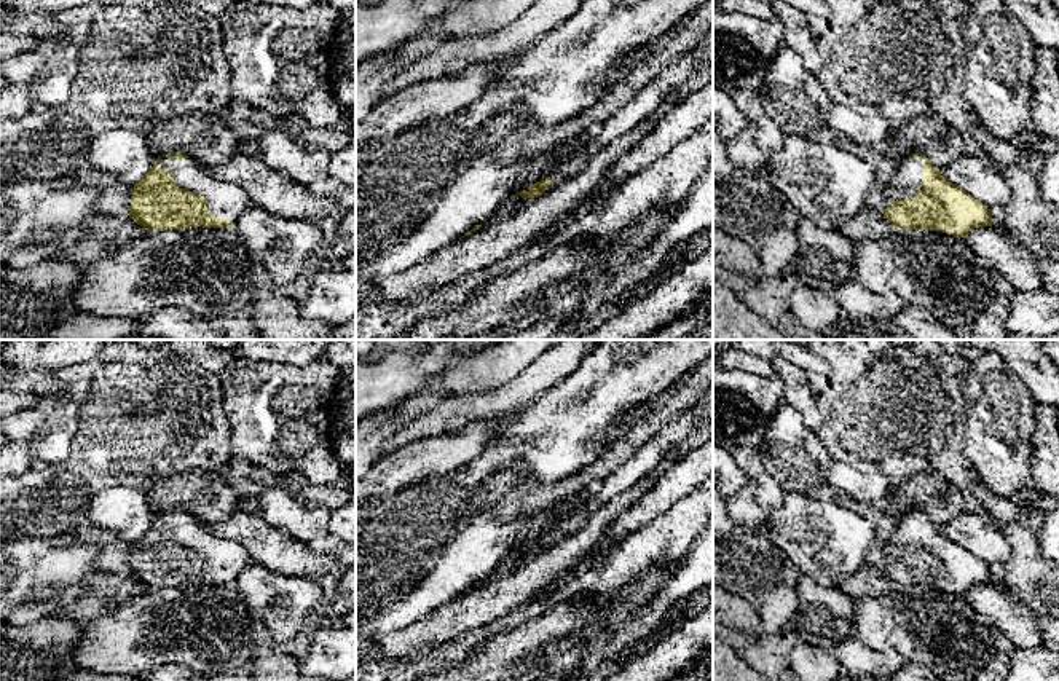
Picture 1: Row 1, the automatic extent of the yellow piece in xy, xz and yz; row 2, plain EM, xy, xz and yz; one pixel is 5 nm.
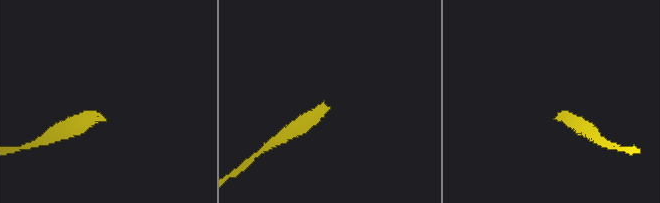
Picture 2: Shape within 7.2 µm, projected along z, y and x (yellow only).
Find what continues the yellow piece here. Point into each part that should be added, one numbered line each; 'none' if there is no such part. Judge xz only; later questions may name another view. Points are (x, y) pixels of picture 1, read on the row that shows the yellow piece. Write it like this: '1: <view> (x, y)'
1: xz (670, 80)

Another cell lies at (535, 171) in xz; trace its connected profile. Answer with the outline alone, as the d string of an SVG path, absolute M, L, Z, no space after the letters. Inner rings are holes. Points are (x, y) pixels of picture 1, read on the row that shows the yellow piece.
M560 147L531 159L501 161L498 153L490 152L477 156L405 241L359 265L356 274L373 279L402 273L467 234L486 222L510 195L520 193L526 183L544 180L545 166Z

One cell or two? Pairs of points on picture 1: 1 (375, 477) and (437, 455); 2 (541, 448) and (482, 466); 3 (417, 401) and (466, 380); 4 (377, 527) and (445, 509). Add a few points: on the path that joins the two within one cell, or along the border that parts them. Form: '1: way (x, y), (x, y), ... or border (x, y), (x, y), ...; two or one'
1: way (391, 474), (421, 460); one
2: way (527, 448), (504, 448), (496, 456); one
3: border (421, 389), (452, 396); two
4: way (394, 527), (413, 527), (428, 514); one

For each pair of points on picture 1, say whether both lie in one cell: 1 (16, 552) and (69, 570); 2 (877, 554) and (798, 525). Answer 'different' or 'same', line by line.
1: same
2: different

